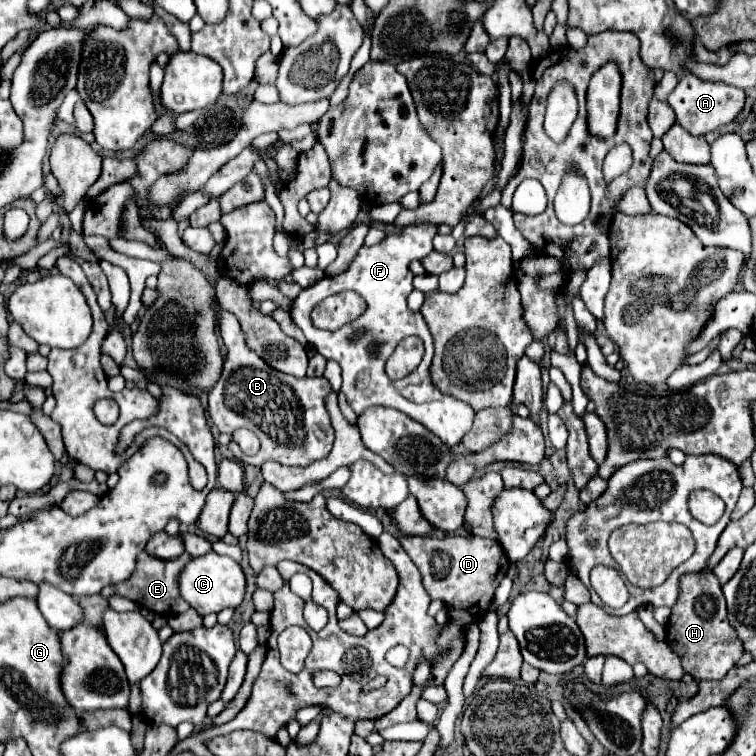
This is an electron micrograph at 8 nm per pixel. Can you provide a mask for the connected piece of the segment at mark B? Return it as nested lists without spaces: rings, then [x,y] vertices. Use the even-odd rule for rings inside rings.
[[[216,306],[220,320],[220,334],[228,348],[224,370],[216,386],[208,394],[208,414],[230,414],[230,434],[236,428],[250,428],[262,442],[256,456],[244,456],[234,452],[234,458],[242,464],[264,464],[266,460],[276,460],[288,466],[308,466],[314,460],[326,458],[335,441],[334,428],[330,426],[330,414],[326,410],[326,398],[332,392],[326,378],[294,378],[282,374],[256,356],[244,344],[244,332],[236,316]],[[230,392],[230,396],[224,396]]]

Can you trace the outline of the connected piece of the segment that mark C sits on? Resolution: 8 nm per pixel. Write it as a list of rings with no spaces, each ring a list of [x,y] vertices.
[[[210,552],[206,556],[192,558],[188,566],[180,572],[180,594],[200,616],[206,616],[210,612],[218,614],[224,608],[236,610],[246,594],[246,578],[236,560]]]

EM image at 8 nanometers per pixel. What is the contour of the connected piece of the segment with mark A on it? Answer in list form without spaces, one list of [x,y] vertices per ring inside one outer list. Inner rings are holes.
[[[686,72],[678,80],[678,86],[672,90],[672,94],[668,96],[666,102],[674,110],[676,122],[680,126],[684,126],[690,134],[698,136],[698,134],[708,134],[712,130],[716,130],[716,128],[732,122],[736,118],[736,114],[744,106],[744,90],[740,90],[736,86],[728,86],[724,82],[700,80],[698,76]]]

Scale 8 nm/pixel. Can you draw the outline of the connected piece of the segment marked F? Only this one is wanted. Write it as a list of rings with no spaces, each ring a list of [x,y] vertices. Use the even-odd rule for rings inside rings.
[[[420,224],[420,226],[406,226],[402,232],[392,232],[386,236],[376,246],[362,246],[356,254],[356,258],[350,262],[350,266],[338,274],[338,276],[324,276],[316,284],[304,288],[298,298],[294,300],[290,308],[290,316],[294,324],[304,332],[306,340],[310,346],[316,348],[318,354],[324,358],[336,360],[342,366],[342,388],[340,392],[346,396],[348,404],[360,416],[366,408],[370,406],[388,406],[396,408],[416,422],[424,424],[428,430],[432,430],[444,444],[454,446],[458,444],[466,432],[470,432],[472,422],[474,422],[474,410],[470,404],[454,398],[440,394],[440,390],[434,388],[430,380],[430,362],[434,356],[434,340],[432,334],[422,318],[420,312],[412,312],[407,305],[407,298],[414,290],[412,278],[414,274],[410,272],[408,264],[416,258],[424,258],[426,254],[432,252],[432,238],[436,236],[436,226],[434,224]],[[342,290],[356,290],[364,300],[366,300],[366,312],[356,318],[354,322],[344,324],[336,332],[326,332],[318,330],[310,322],[310,312],[312,308],[322,302],[324,298],[338,294]],[[356,330],[362,330],[360,340],[352,340],[352,334]],[[406,336],[418,336],[424,342],[424,360],[422,364],[402,380],[390,380],[384,372],[384,364],[388,356],[394,352],[398,342]]]

